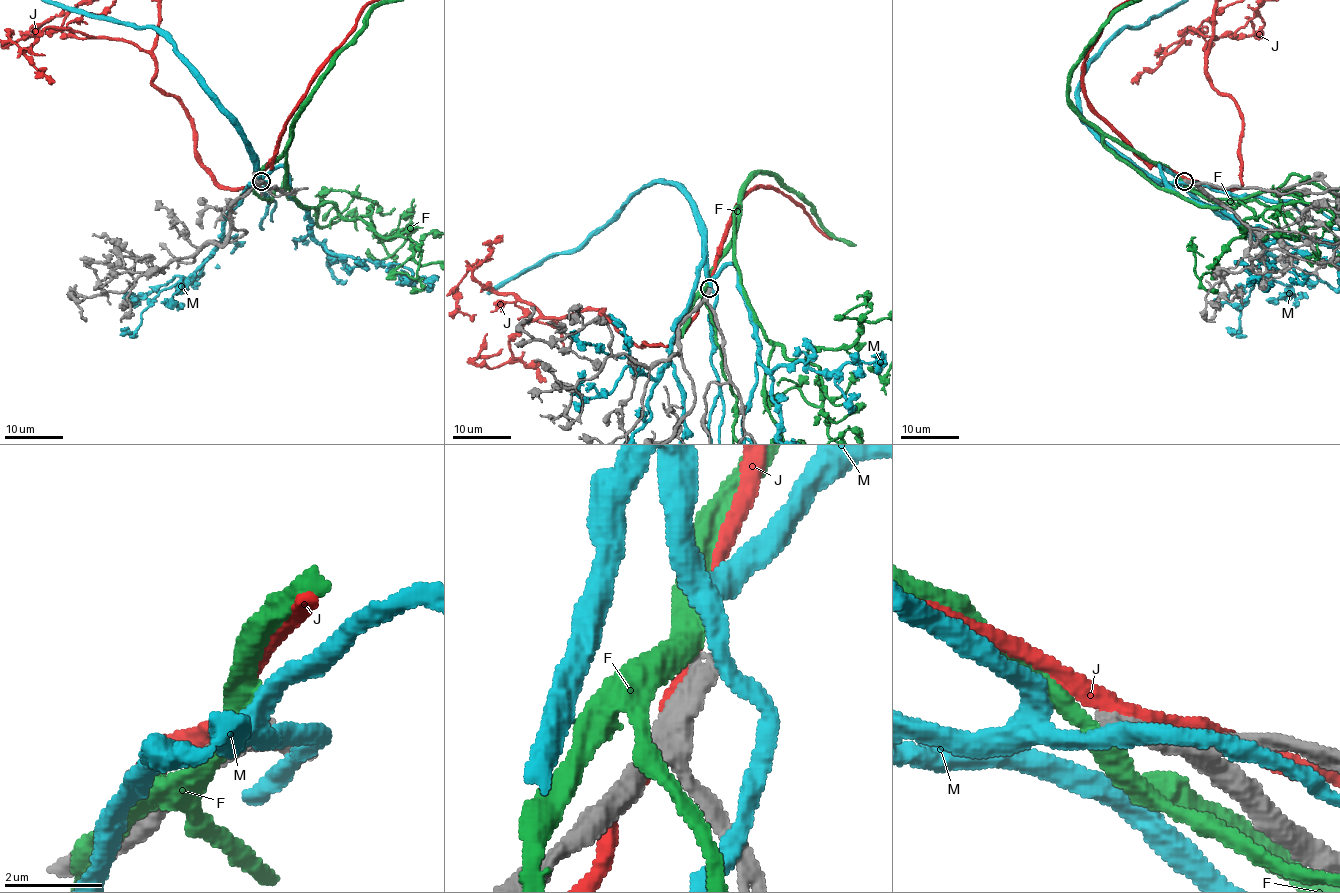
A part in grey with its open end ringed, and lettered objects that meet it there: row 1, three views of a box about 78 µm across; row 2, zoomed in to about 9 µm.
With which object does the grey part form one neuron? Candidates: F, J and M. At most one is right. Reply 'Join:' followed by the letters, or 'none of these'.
Join: none of these

